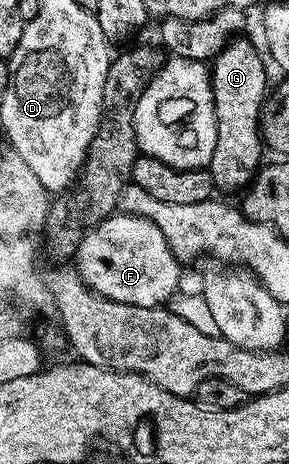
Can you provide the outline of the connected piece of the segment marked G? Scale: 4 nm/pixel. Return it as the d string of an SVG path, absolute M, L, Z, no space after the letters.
M246 36L236 37L210 63L211 91L215 101L217 144L213 148L210 171L216 191L250 187L264 161L265 143L261 133L263 104L269 93L264 55Z

